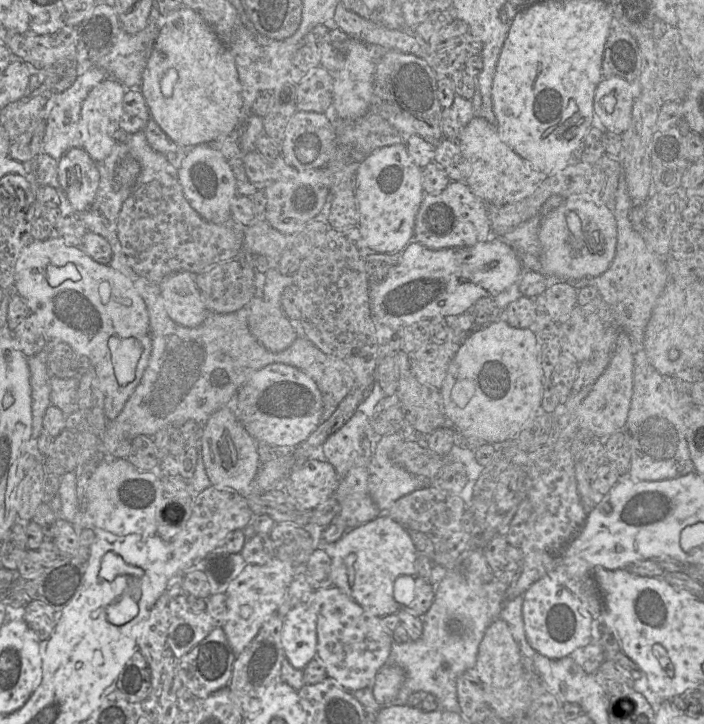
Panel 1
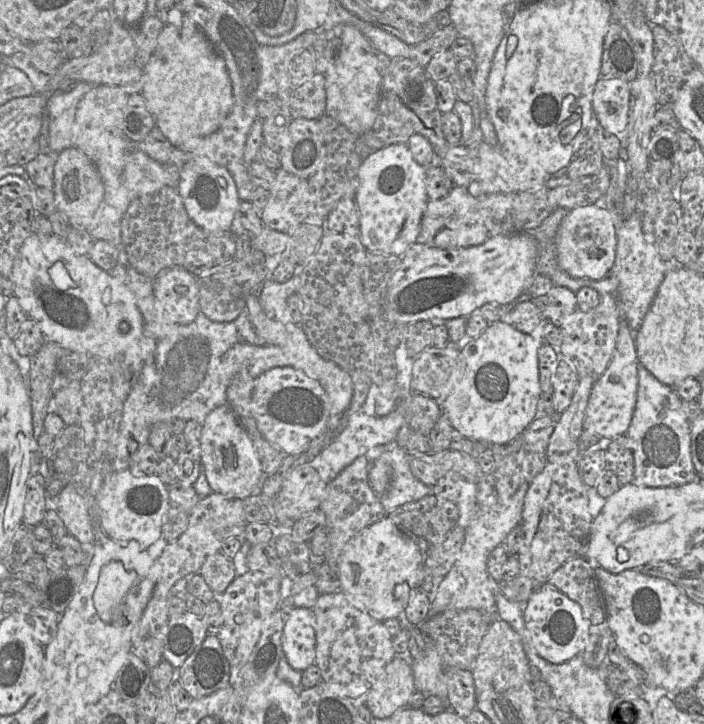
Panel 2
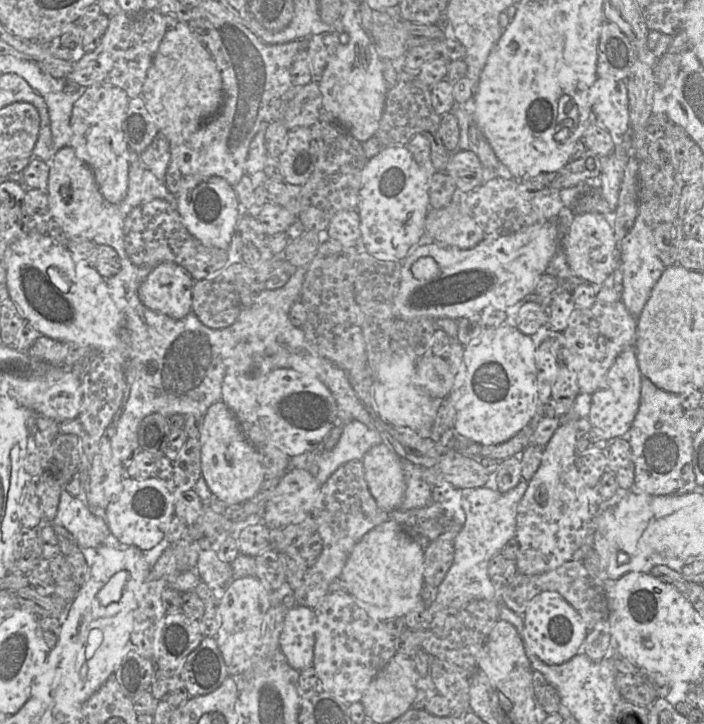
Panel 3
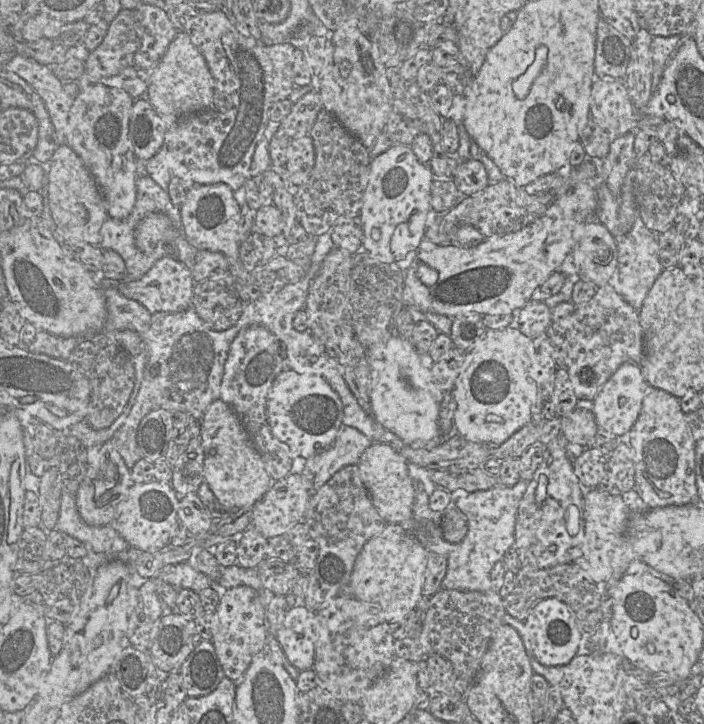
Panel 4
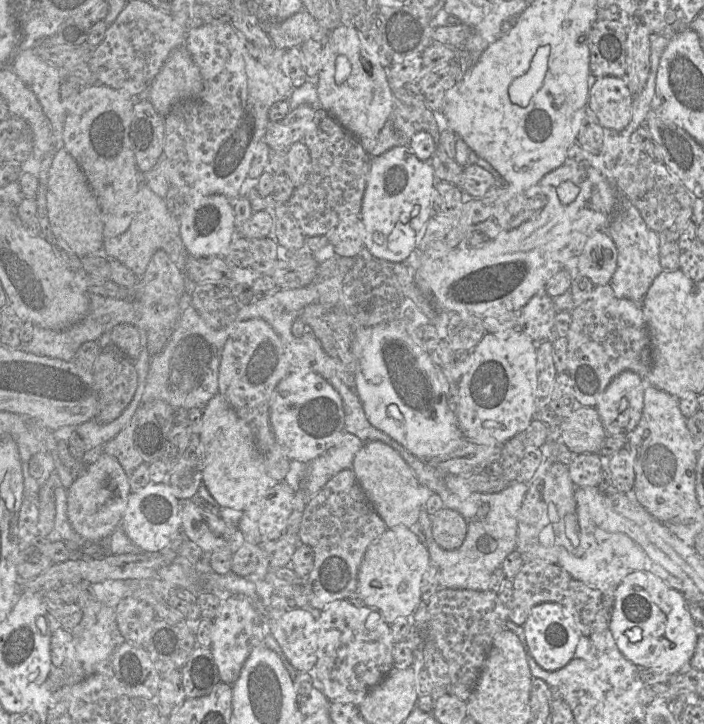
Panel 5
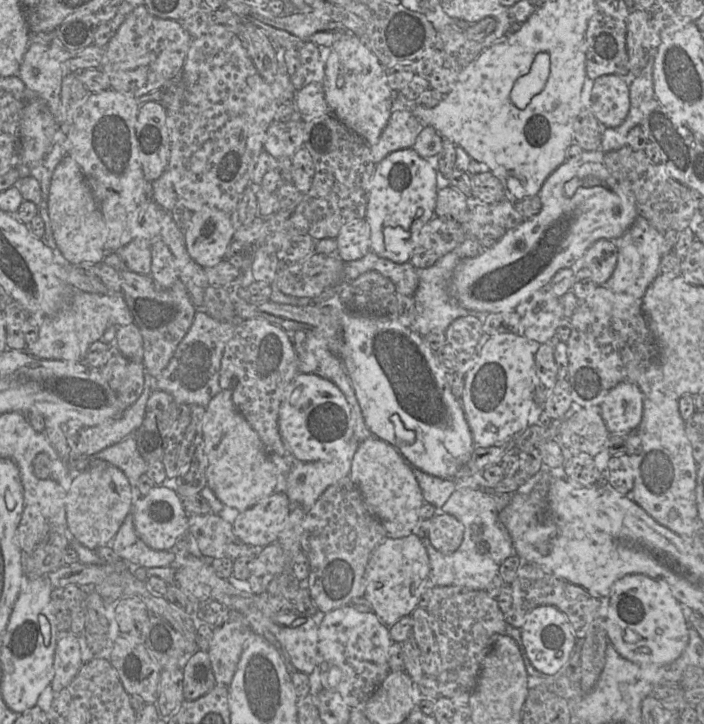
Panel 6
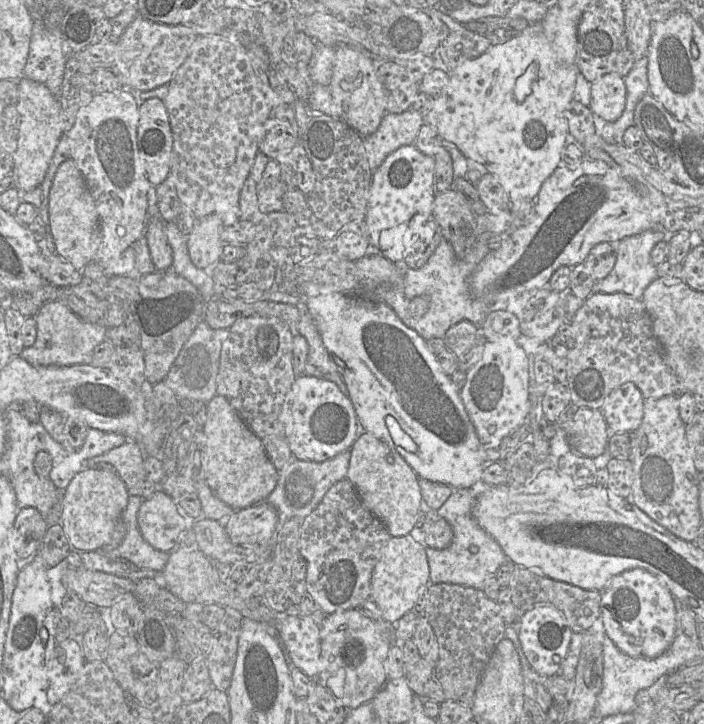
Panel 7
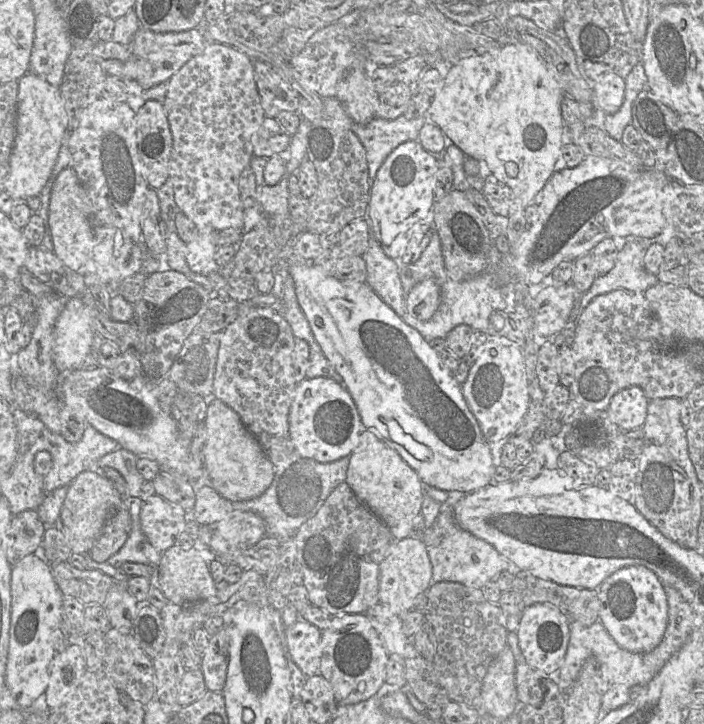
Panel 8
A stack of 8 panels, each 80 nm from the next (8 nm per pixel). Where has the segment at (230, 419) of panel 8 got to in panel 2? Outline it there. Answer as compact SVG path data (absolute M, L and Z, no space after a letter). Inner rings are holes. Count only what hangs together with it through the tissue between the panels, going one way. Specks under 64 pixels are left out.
M227 404L214 408L207 415L202 424L199 441L201 469L212 492L239 499L249 497L261 482L263 470L251 438Z

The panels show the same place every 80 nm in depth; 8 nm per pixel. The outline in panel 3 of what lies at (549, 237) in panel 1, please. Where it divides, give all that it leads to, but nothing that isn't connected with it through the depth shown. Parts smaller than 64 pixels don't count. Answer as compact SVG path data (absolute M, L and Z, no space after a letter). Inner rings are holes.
M597 212L575 213L561 242L567 263L575 275L593 286L609 281L615 271L615 237L611 217Z

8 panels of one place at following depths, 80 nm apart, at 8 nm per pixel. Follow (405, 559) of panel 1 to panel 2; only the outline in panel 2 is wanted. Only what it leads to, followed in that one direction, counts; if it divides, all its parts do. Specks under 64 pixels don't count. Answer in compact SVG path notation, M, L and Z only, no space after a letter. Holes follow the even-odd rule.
M387 516L355 534L344 546L337 572L341 590L360 602L375 620L404 616L403 605L394 596L397 584L407 583L411 589L420 587L424 575L424 555L410 535L403 532Z

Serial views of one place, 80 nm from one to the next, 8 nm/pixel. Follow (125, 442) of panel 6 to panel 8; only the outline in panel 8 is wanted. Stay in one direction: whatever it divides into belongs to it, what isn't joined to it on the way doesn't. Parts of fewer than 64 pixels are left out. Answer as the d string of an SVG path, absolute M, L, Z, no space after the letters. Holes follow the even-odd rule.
M118 447L117 450L100 458L97 468L109 467L118 471L127 484L128 495L139 497L145 479L137 470L137 459L138 457L132 452Z

